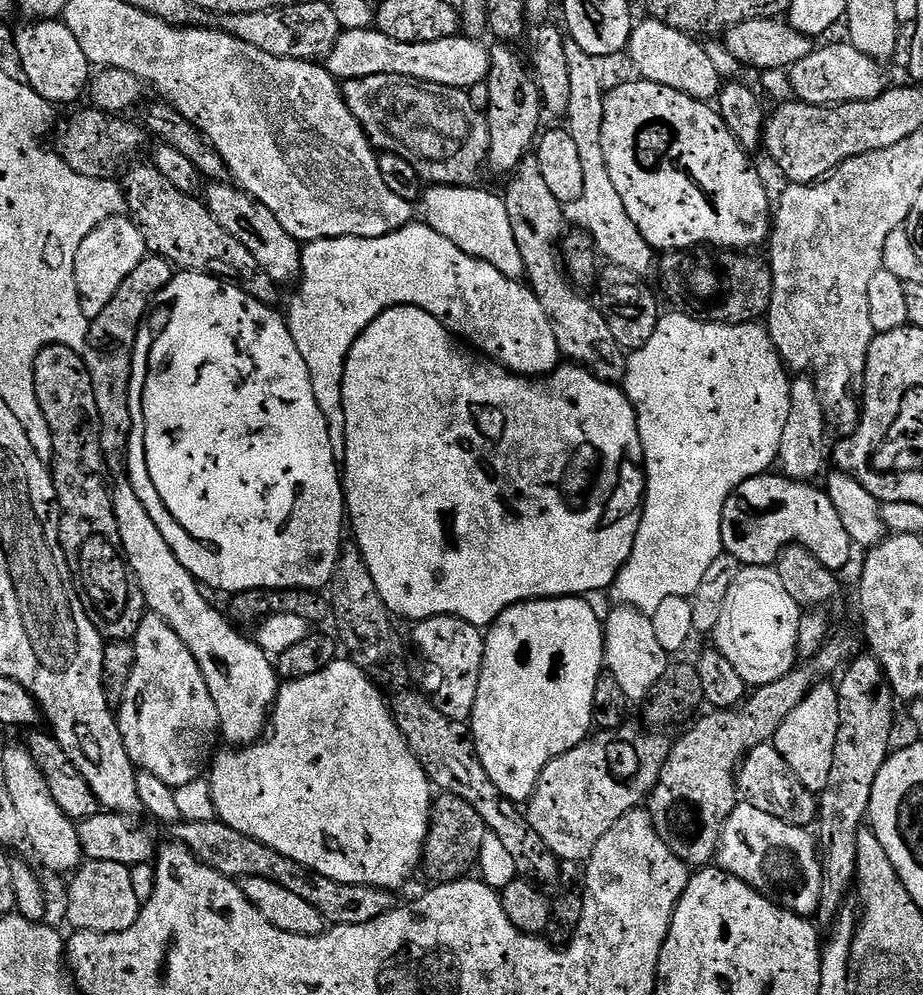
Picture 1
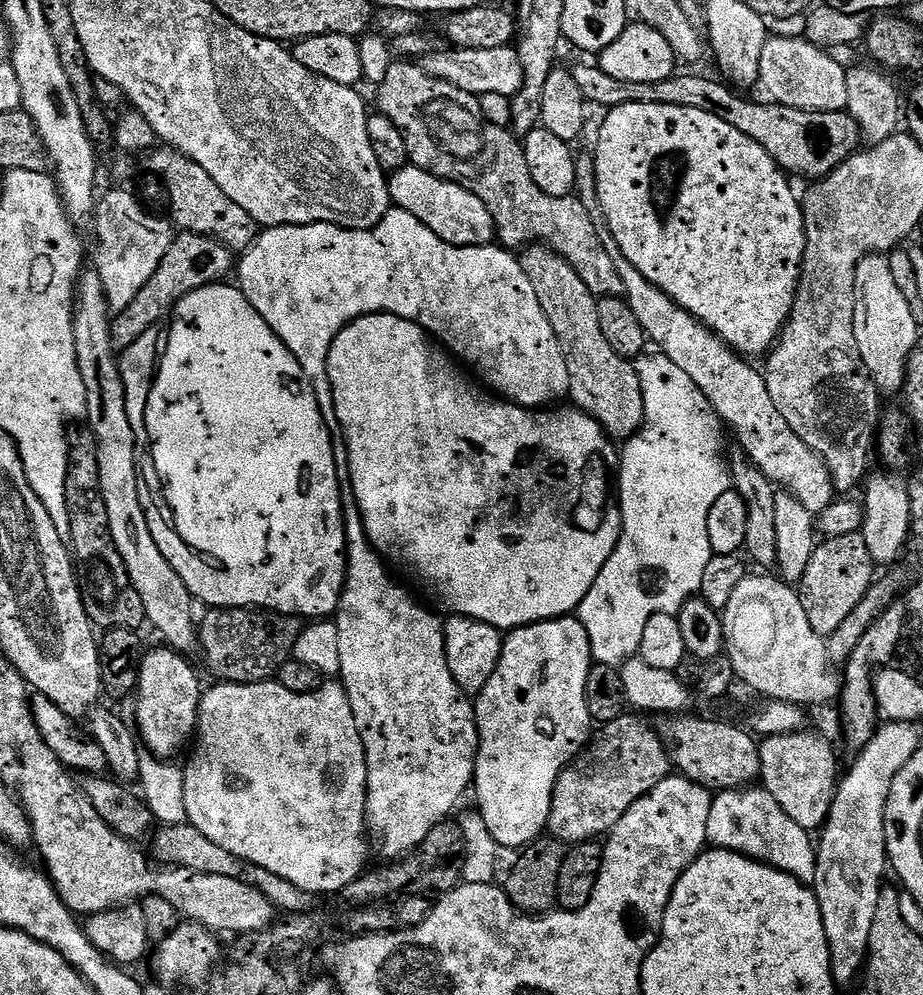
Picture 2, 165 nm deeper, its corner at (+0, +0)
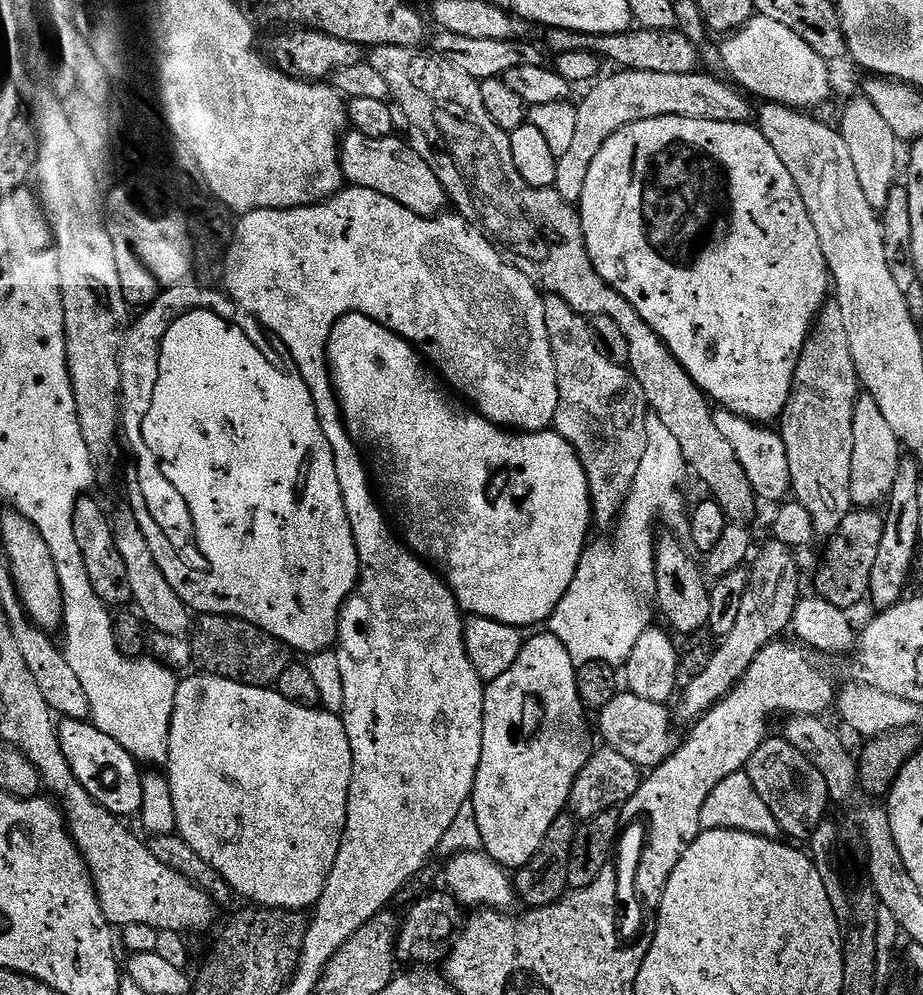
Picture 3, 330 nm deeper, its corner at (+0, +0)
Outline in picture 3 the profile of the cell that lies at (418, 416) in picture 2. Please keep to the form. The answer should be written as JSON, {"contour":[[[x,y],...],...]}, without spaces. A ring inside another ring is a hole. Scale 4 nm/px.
{"contour":[[[357,312],[346,314],[333,326],[332,333],[328,335],[327,353],[332,391],[336,394],[336,403],[344,426],[348,429],[348,435],[351,436],[352,441],[362,449],[363,455],[370,465],[370,476],[378,489],[379,499],[390,516],[390,511],[392,511],[391,519],[394,524],[394,519],[396,519],[395,527],[402,533],[403,543],[407,544],[421,560],[431,562],[437,569],[446,573],[448,586],[455,594],[457,604],[465,613],[473,616],[485,616],[503,624],[512,624],[521,630],[527,629],[527,624],[543,625],[558,606],[558,602],[562,602],[566,590],[570,590],[570,582],[574,582],[578,562],[589,543],[588,531],[593,531],[594,528],[588,480],[585,478],[584,468],[575,456],[573,449],[555,430],[521,434],[515,430],[505,430],[498,424],[491,424],[486,417],[475,410],[469,410],[467,407],[465,407],[466,409],[459,408],[458,405],[451,404],[448,401],[449,393],[445,391],[441,381],[433,375],[429,365],[425,363],[420,353],[412,345],[406,343],[402,337],[394,334],[386,326]]]}

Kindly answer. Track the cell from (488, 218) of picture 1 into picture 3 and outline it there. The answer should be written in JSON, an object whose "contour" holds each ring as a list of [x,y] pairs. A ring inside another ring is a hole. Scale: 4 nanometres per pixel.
{"contour":[[[349,131],[343,137],[340,146],[340,169],[344,172],[345,181],[358,188],[369,188],[378,194],[386,194],[386,198],[394,198],[394,202],[406,206],[406,210],[419,216],[441,215],[449,203],[448,195],[444,193],[444,187],[438,182],[438,178],[434,178],[434,172],[430,170],[430,166],[426,166],[426,162],[422,162],[422,158],[418,158],[411,143],[407,139],[399,140],[399,138],[401,137],[396,134],[386,138],[366,138],[366,134]]]}

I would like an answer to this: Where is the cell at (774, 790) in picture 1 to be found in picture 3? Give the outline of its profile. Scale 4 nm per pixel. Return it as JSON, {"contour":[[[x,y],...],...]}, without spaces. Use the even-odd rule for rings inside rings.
{"contour":[[[627,690],[617,691],[616,697],[610,702],[606,702],[604,708],[599,709],[600,716],[600,736],[605,745],[610,748],[616,748],[622,758],[634,762],[636,767],[641,770],[651,770],[658,767],[675,750],[678,743],[678,735],[672,729],[674,725],[674,716],[665,705],[658,702],[646,702],[646,698],[638,698],[638,694]]]}

